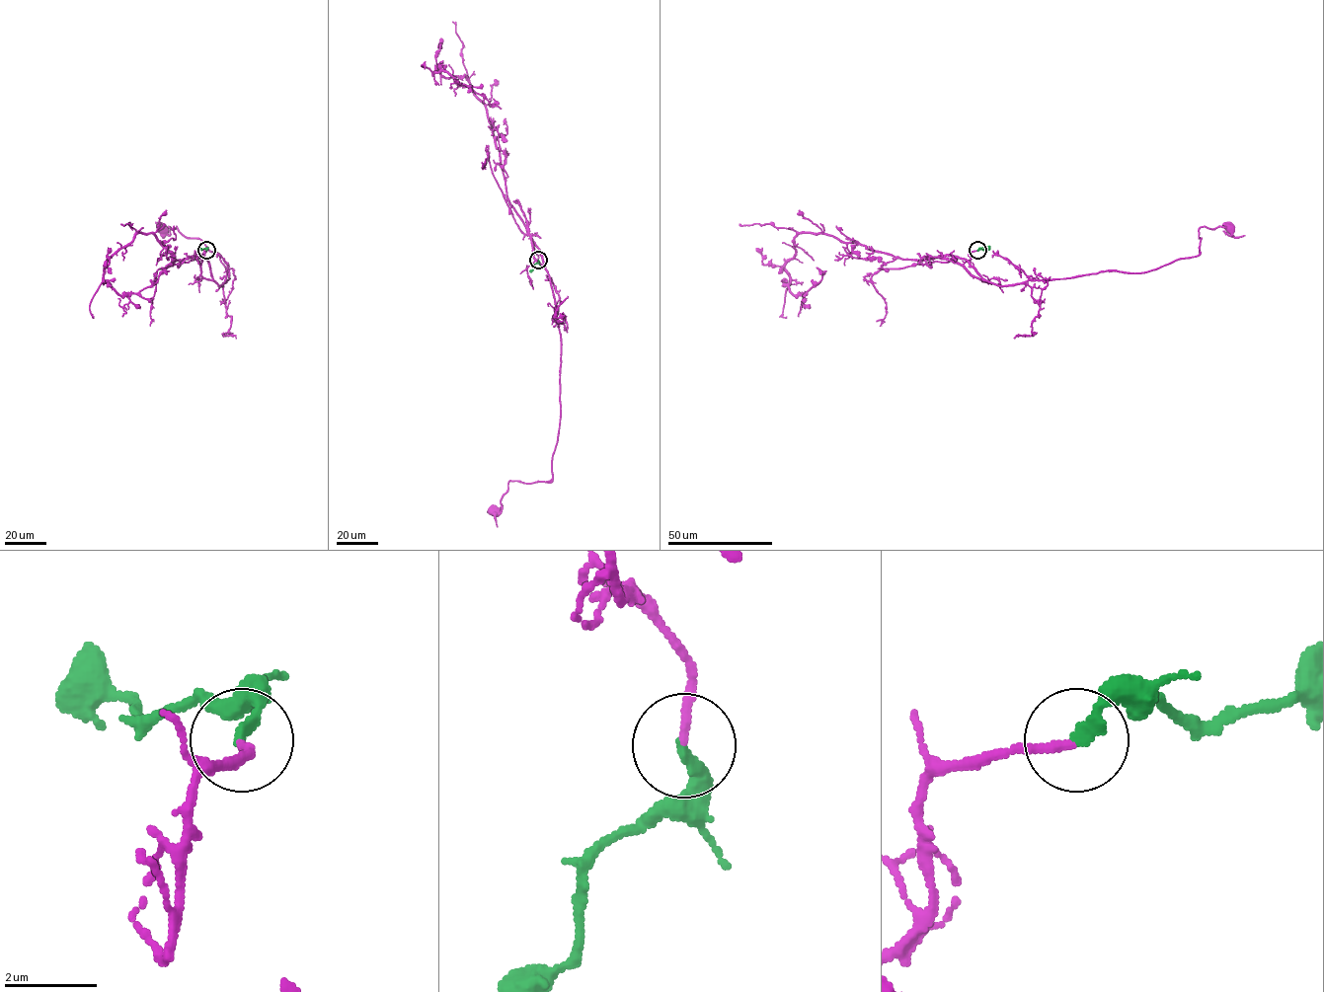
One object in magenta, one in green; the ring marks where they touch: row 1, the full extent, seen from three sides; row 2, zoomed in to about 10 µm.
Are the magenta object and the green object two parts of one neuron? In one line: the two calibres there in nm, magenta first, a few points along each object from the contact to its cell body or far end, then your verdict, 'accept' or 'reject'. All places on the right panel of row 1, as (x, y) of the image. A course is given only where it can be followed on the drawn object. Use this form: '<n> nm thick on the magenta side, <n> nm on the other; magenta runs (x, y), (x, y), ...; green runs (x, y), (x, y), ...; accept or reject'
180 nm thick on the magenta side, 240 nm on the other; magenta runs (977, 251), (963, 267), (976, 277), (1010, 285), (1107, 270), (1144, 272), (1198, 256), (1201, 227), (1230, 227); green runs (977, 250), (989, 246); accept

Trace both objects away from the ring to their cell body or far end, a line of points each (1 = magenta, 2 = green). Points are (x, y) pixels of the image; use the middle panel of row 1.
1: (538, 260), (533, 245), (550, 281), (561, 339), (552, 480), (509, 481), (493, 512)
2: (538, 260), (530, 271)

